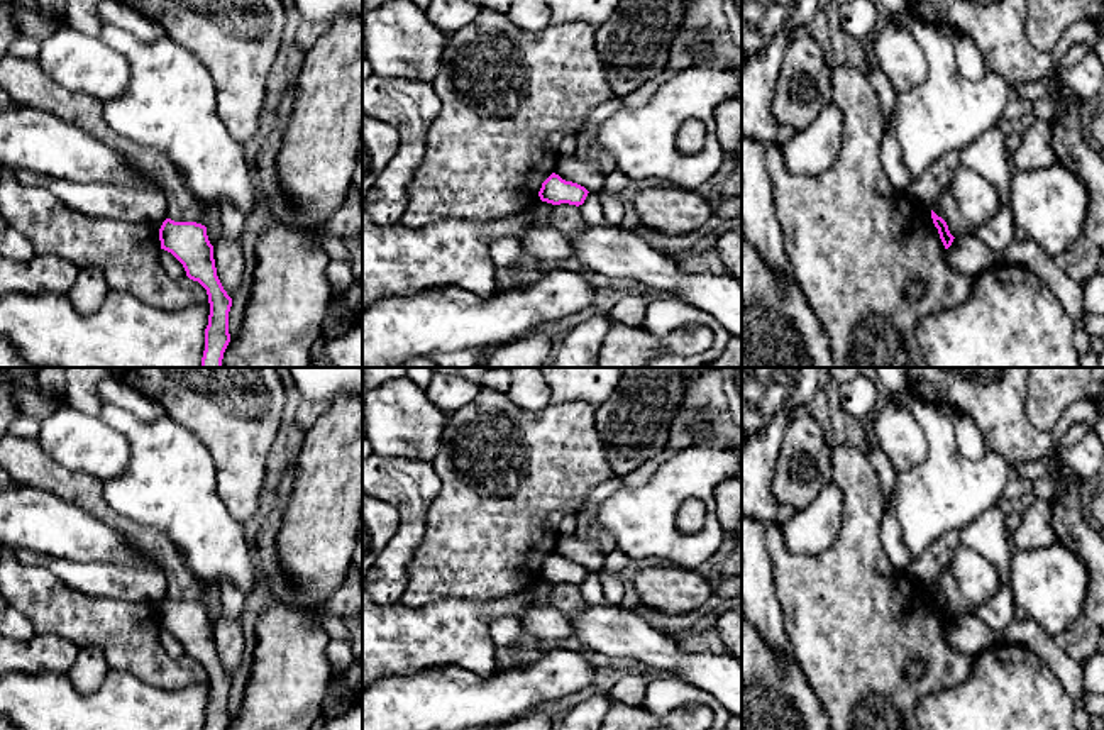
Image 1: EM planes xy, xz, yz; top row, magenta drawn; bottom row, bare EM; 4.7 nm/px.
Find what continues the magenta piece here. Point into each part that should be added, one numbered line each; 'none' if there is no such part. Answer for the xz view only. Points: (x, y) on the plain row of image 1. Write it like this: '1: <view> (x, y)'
none

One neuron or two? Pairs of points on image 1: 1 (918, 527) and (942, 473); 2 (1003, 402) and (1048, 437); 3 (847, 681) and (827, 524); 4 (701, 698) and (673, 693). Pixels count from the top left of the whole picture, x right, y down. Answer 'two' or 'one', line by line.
1: one
2: one
3: two
4: one

